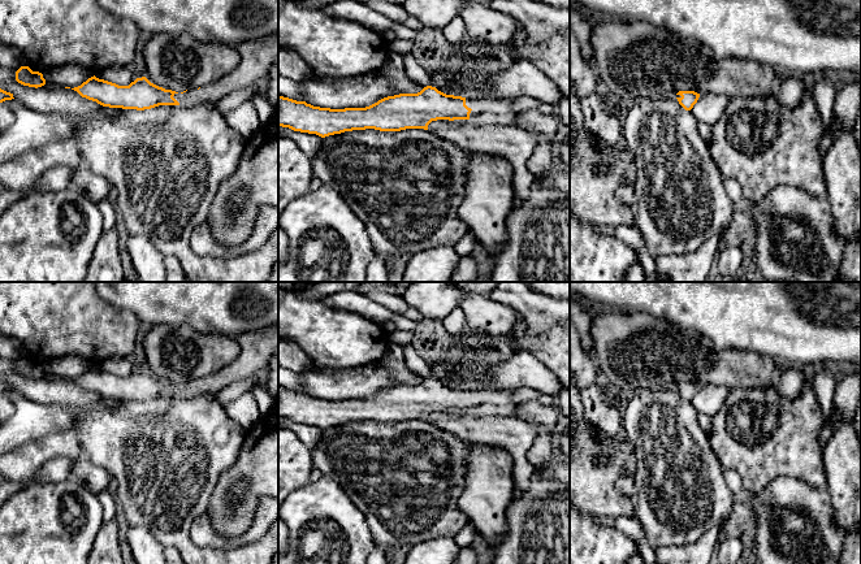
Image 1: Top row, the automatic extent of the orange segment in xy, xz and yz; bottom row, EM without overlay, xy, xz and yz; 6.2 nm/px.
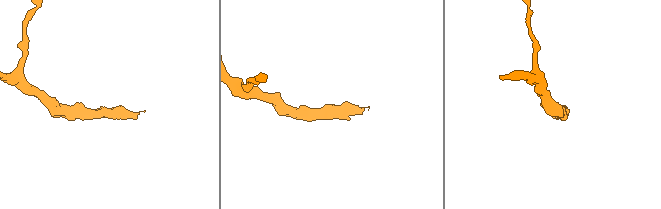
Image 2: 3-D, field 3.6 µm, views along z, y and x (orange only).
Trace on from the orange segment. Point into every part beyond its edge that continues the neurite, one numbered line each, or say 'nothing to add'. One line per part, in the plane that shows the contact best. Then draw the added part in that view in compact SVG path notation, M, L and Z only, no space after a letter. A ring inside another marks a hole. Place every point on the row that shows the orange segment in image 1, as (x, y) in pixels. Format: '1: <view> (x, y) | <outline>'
1: xz (488, 111) | M467 96L466 105L471 108L470 120L485 125L514 126L518 113L511 109L512 100Z

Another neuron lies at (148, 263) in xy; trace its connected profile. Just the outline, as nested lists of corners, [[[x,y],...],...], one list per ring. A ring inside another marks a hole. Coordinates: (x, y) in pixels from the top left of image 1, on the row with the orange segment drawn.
[[[129,235],[125,242],[140,282],[164,282],[164,255],[144,237]]]

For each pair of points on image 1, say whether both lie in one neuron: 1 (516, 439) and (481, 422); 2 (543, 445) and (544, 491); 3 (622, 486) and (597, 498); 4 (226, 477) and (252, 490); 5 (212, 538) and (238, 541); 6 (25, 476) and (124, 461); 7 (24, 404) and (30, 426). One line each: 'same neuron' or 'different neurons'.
1: same neuron
2: different neurons
3: different neurons
4: same neuron
5: same neuron
6: different neurons
7: same neuron

